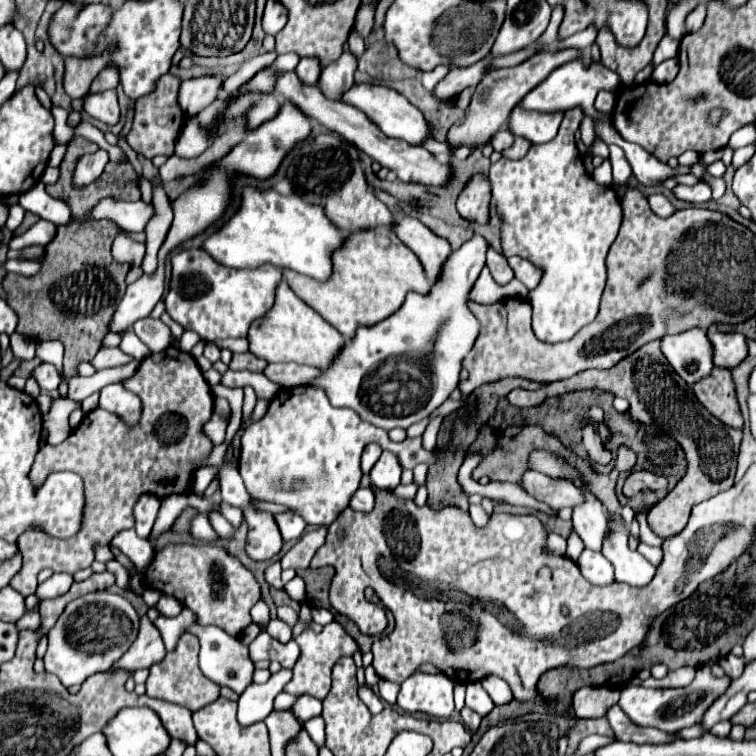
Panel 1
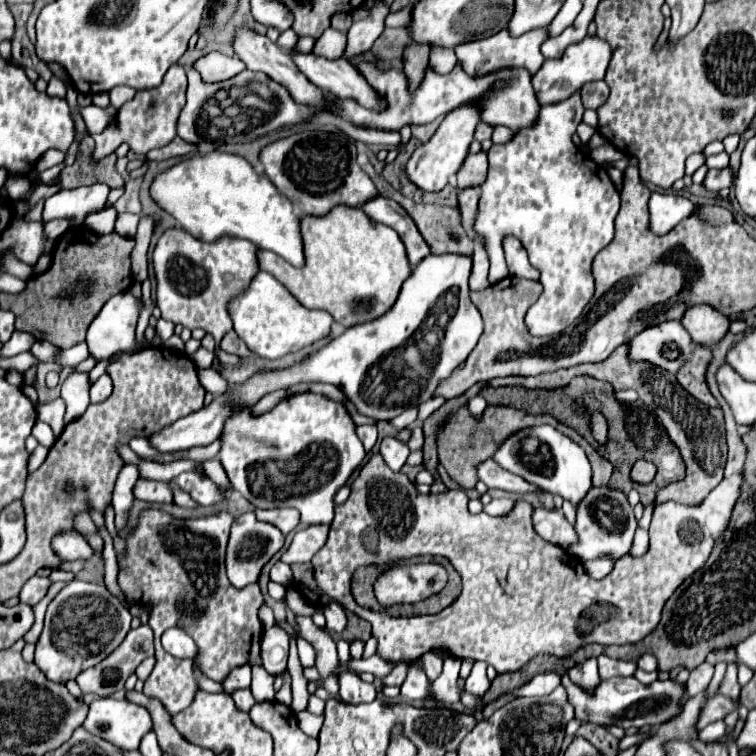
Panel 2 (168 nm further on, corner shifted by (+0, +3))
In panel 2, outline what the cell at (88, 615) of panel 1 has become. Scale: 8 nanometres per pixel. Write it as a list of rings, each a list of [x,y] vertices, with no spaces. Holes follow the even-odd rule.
[[[71,580],[47,606],[43,632],[35,644],[35,664],[49,680],[65,684],[109,656],[127,636],[129,624],[129,610],[103,584]]]

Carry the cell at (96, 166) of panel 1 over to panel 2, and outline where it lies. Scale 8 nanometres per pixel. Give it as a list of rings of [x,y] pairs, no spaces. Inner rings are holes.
[[[173,64],[173,68],[165,74],[163,82],[157,88],[149,90],[139,90],[133,100],[125,102],[115,116],[115,124],[107,126],[101,134],[95,134],[95,158],[109,156],[119,148],[119,144],[131,140],[131,150],[135,154],[147,154],[153,148],[167,146],[175,136],[175,126],[177,126],[177,116],[185,104],[185,88],[187,88],[187,76],[185,68],[179,64]]]

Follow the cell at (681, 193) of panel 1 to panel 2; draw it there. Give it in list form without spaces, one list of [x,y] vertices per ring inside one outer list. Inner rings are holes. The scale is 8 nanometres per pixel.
[[[727,166],[723,170],[709,170],[703,186],[713,190],[713,192],[719,192],[723,188],[729,188],[733,184],[733,178],[735,178],[735,174],[733,174],[731,166]]]

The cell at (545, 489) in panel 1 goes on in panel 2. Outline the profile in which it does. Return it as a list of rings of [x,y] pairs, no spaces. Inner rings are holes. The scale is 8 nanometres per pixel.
[[[487,460],[483,464],[477,464],[477,478],[481,482],[487,484],[487,488],[499,488],[499,490],[507,490],[507,492],[535,492],[537,488],[533,484],[529,484],[527,480],[499,468],[499,464],[495,464],[493,460]]]

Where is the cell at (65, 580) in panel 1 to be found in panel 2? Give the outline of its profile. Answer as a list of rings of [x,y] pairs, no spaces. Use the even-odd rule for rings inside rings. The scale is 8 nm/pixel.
[[[33,576],[25,582],[21,594],[19,594],[19,602],[25,602],[29,606],[35,606],[45,594],[47,594],[47,588],[49,588],[49,578],[41,578],[41,576]]]

